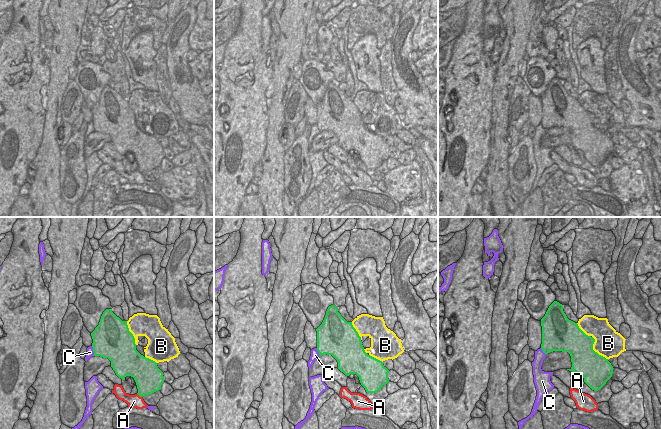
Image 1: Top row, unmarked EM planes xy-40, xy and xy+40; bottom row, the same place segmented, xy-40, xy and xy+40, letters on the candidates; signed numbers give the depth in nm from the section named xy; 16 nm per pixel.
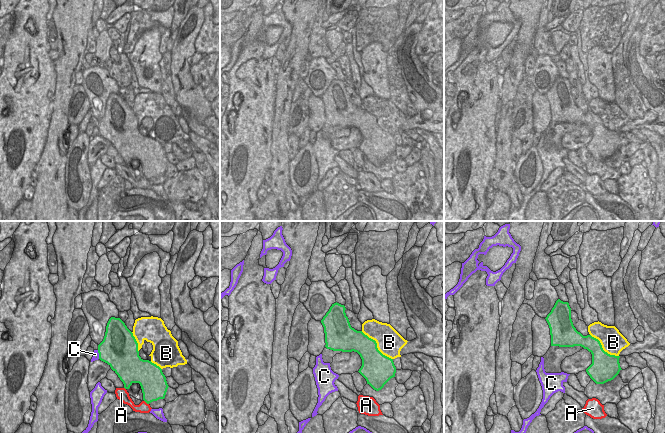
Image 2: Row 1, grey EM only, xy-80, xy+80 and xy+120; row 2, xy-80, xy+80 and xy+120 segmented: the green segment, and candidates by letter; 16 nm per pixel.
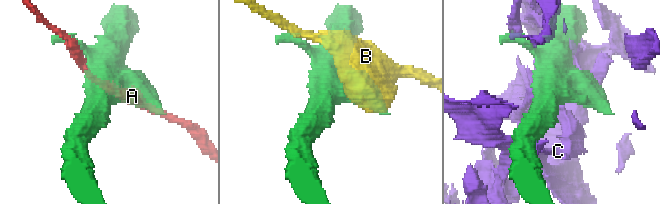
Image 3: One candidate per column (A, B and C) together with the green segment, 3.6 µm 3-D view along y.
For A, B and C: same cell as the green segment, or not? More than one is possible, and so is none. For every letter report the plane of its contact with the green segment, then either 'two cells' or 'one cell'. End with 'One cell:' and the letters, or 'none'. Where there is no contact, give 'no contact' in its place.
A: meets green in xy-40; two cells
B: meets green in xy+40; two cells
C: meets green in xy-40; two cells
One cell: none

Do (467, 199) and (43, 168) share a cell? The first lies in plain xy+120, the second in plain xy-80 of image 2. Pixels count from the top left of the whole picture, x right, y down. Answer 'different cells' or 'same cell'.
different cells

